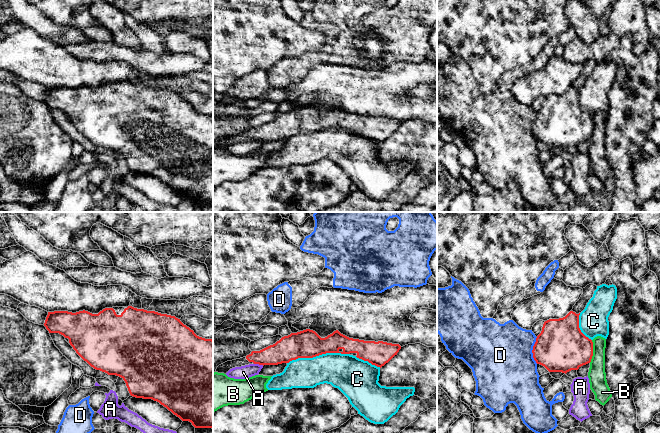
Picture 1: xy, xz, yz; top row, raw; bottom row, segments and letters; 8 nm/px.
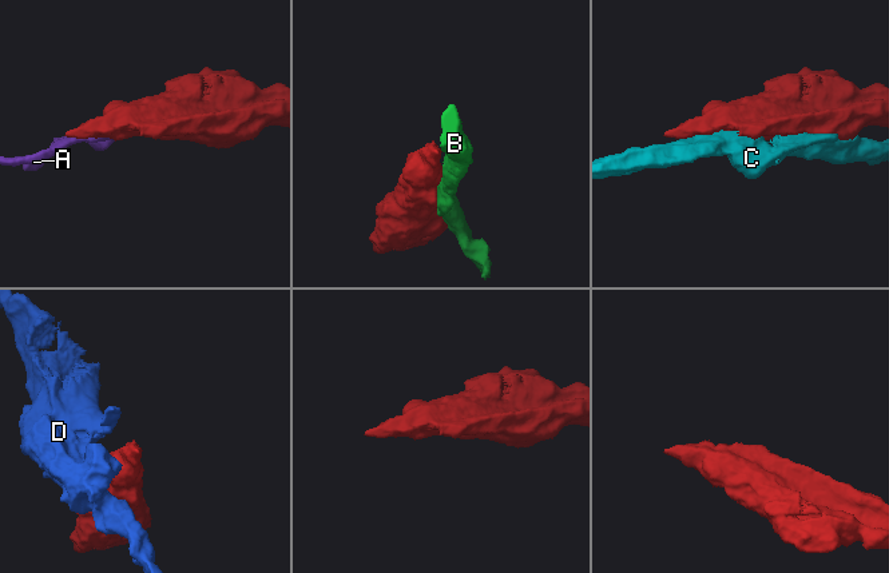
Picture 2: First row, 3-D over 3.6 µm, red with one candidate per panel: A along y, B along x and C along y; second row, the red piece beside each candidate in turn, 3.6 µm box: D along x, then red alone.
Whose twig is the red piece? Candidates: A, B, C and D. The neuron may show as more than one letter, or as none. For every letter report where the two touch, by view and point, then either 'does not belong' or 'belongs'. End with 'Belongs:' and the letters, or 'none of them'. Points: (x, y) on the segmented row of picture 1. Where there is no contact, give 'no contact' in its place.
A: xz (259, 364) | does not belong
B: yz (592, 351) | does not belong
C: xz (318, 355) | does not belong
D: yz (532, 350) | does not belong
Belongs: none of them

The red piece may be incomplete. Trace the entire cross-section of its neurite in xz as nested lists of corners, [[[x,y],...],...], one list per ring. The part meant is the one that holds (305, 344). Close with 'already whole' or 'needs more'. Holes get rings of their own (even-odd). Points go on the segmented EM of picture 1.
[[[306,329],[284,336],[275,344],[260,351],[252,351],[246,357],[227,361],[219,365],[215,372],[226,374],[232,368],[249,364],[278,365],[326,353],[350,354],[381,368],[397,355],[400,349],[399,344],[353,339],[338,330],[321,338],[315,331]]]; needs more

